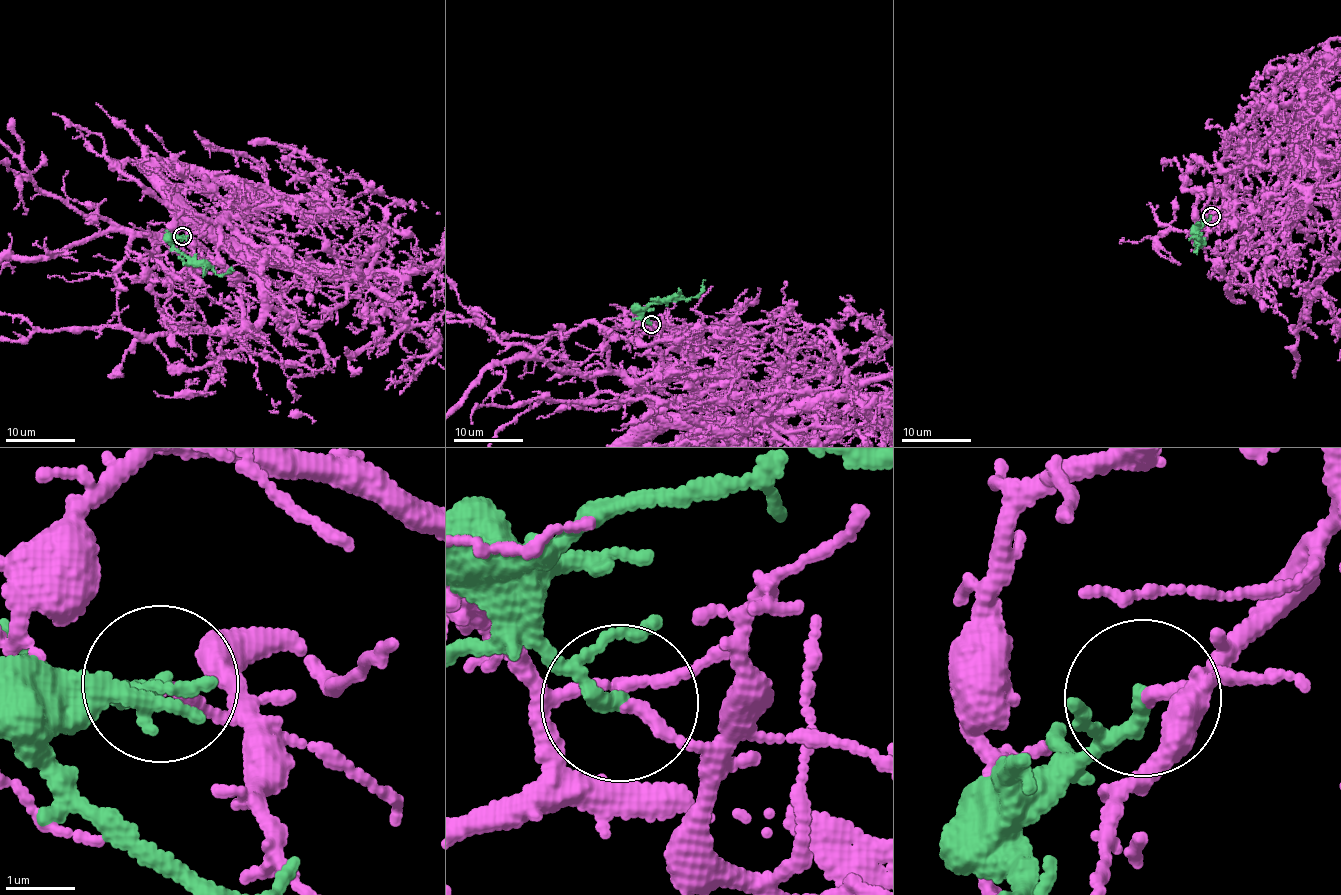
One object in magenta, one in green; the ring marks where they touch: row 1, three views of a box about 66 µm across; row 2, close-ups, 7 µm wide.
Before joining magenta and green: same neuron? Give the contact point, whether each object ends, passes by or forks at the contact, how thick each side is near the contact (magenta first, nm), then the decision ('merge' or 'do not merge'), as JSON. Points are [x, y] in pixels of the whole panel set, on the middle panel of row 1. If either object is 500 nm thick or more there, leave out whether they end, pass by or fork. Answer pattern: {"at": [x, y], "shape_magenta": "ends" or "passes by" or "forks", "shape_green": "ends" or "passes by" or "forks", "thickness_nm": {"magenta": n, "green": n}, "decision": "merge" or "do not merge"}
{"at": [651, 324], "shape_magenta": "ends", "shape_green": "passes by", "thickness_nm": {"magenta": 160, "green": 160}, "decision": "do not merge"}

